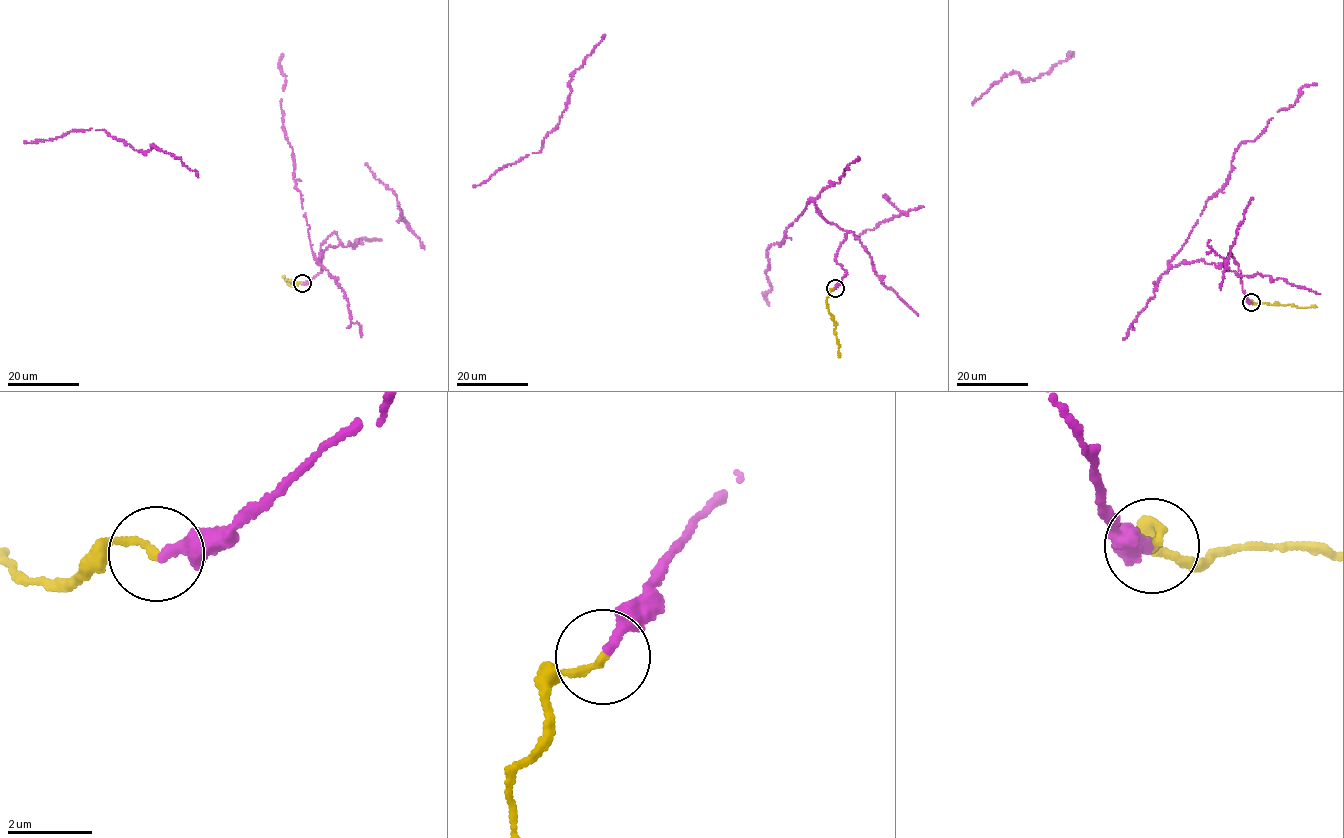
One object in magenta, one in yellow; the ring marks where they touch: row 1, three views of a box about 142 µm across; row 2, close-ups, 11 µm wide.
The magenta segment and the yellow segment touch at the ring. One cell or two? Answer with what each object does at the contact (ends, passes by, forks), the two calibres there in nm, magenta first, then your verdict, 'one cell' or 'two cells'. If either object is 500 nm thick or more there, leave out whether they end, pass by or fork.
magenta ends; yellow ends; calibres 280 and 180 nm; one cell

